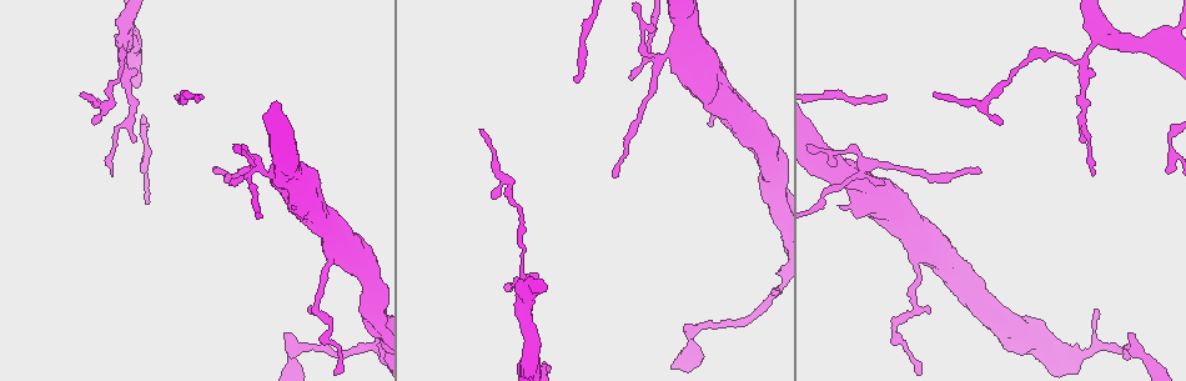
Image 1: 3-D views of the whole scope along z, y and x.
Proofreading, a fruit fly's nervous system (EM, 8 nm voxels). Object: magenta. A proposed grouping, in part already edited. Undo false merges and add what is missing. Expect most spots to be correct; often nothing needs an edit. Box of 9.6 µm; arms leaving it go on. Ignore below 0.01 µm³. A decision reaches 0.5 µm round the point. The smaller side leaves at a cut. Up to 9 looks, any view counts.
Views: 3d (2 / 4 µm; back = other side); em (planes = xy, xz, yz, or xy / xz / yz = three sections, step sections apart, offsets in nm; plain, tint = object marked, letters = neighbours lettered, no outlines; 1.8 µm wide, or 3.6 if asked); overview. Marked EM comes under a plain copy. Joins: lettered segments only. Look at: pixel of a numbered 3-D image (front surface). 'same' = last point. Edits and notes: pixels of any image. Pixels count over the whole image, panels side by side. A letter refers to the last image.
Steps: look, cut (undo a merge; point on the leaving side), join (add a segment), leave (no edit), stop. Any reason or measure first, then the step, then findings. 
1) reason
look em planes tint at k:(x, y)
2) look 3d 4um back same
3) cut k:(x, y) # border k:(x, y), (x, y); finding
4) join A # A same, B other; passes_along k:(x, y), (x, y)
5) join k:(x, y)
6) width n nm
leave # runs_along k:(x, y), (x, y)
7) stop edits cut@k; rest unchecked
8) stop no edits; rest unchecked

thin neck
look em xz step 4 letters at 1:(1070, 62)

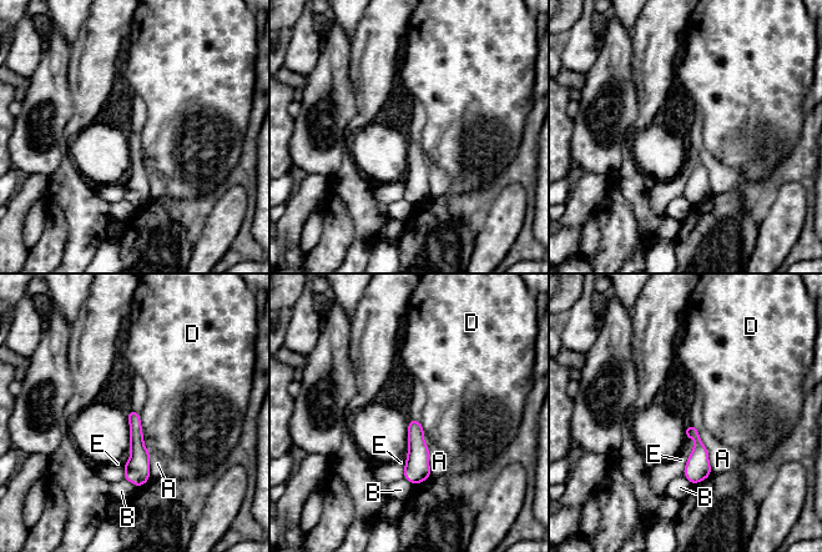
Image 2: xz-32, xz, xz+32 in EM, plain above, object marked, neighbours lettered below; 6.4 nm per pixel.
look em planes letters same

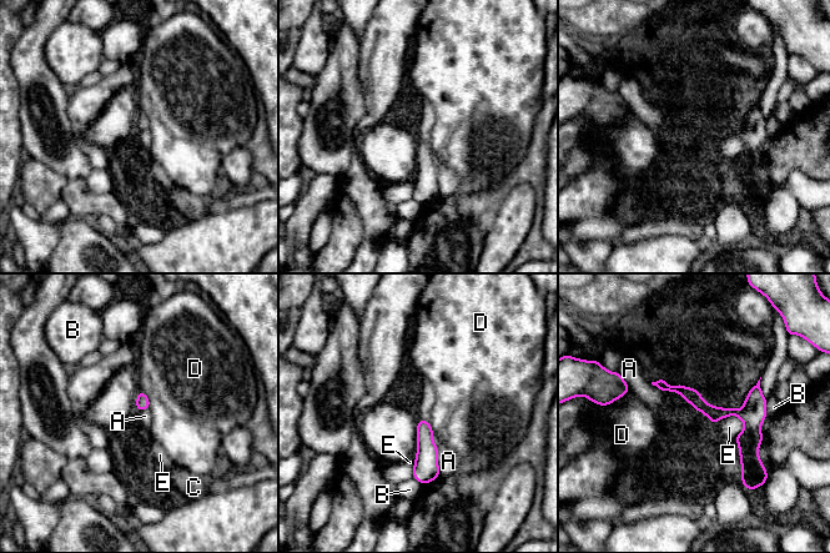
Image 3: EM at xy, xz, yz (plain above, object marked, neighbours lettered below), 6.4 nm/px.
leave # A other, B other, C other, D other, E other; continuous, no second neuron

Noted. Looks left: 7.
thin end
look em yz step 16 letters at 1:(177, 95)

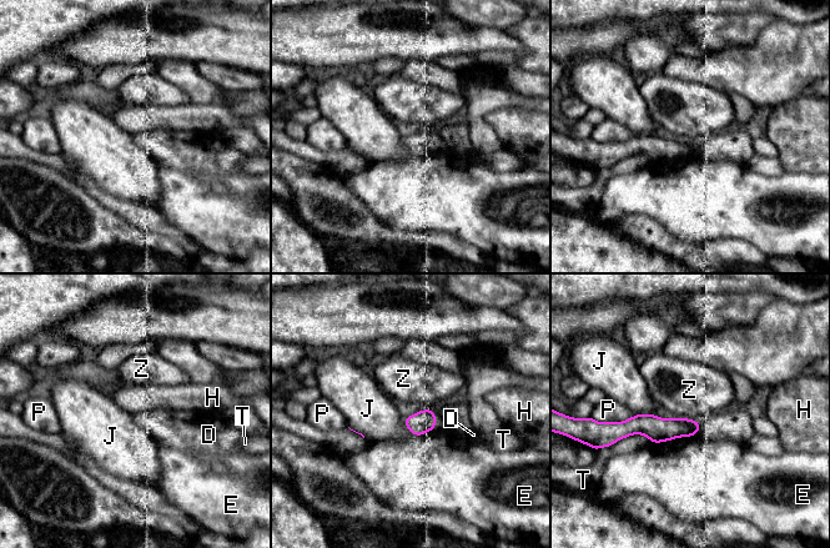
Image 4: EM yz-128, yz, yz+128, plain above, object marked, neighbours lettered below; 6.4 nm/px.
width 120 nm
leave # D other, E other, H other, J other, P other, T other, Z other; border 4:(675, 416), (699, 422); none of them fits

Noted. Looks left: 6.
tapers out
look em planes letters at 1:(94, 124)

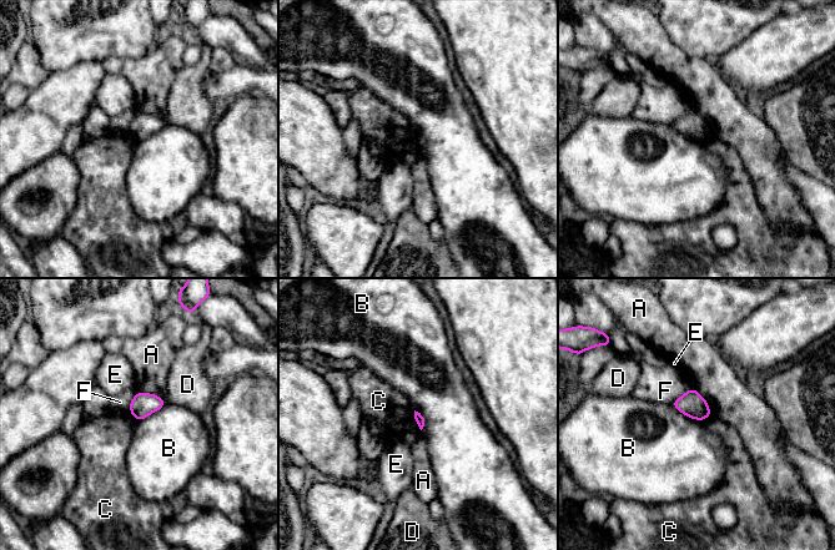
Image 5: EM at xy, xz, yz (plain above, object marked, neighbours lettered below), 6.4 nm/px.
leave # A other, B other, C other, D other, E other, F other; no lettered segment goes on from it

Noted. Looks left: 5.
tapers out
look em planes tint at 1:(1166, 169)

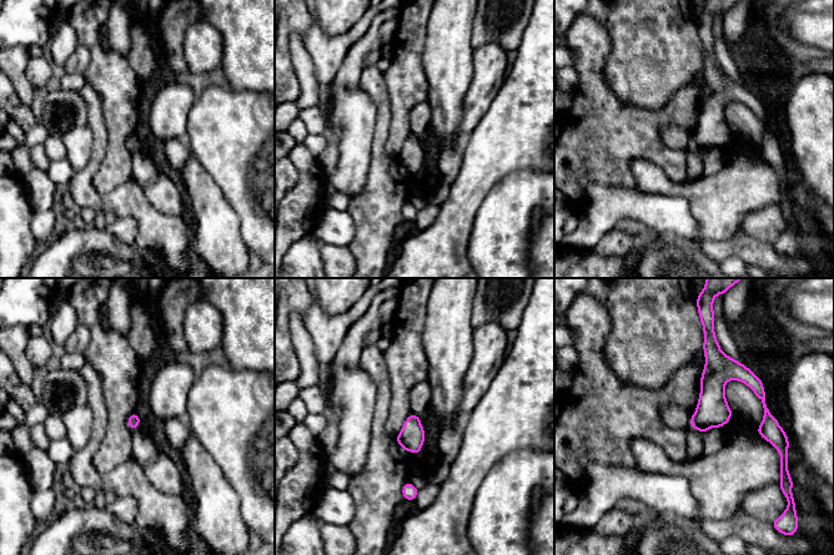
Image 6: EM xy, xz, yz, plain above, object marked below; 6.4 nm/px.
see the neighbours
look em planes letters same

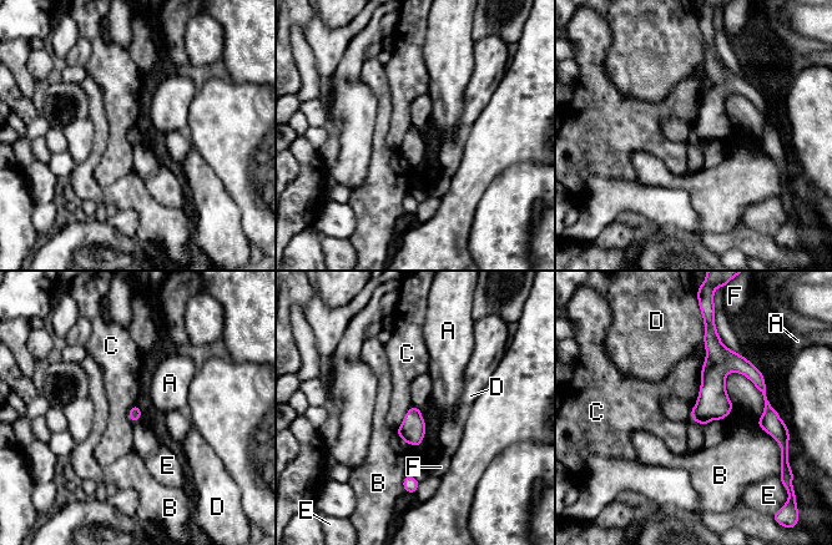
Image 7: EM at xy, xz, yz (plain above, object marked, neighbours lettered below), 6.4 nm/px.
leave # A other, B other, C other, D other, E other, F other; runs_along 7:(707, 337), (759, 381), (770, 417); no lettered segment goes on from it

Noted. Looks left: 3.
stop no edits; rest unchecked

